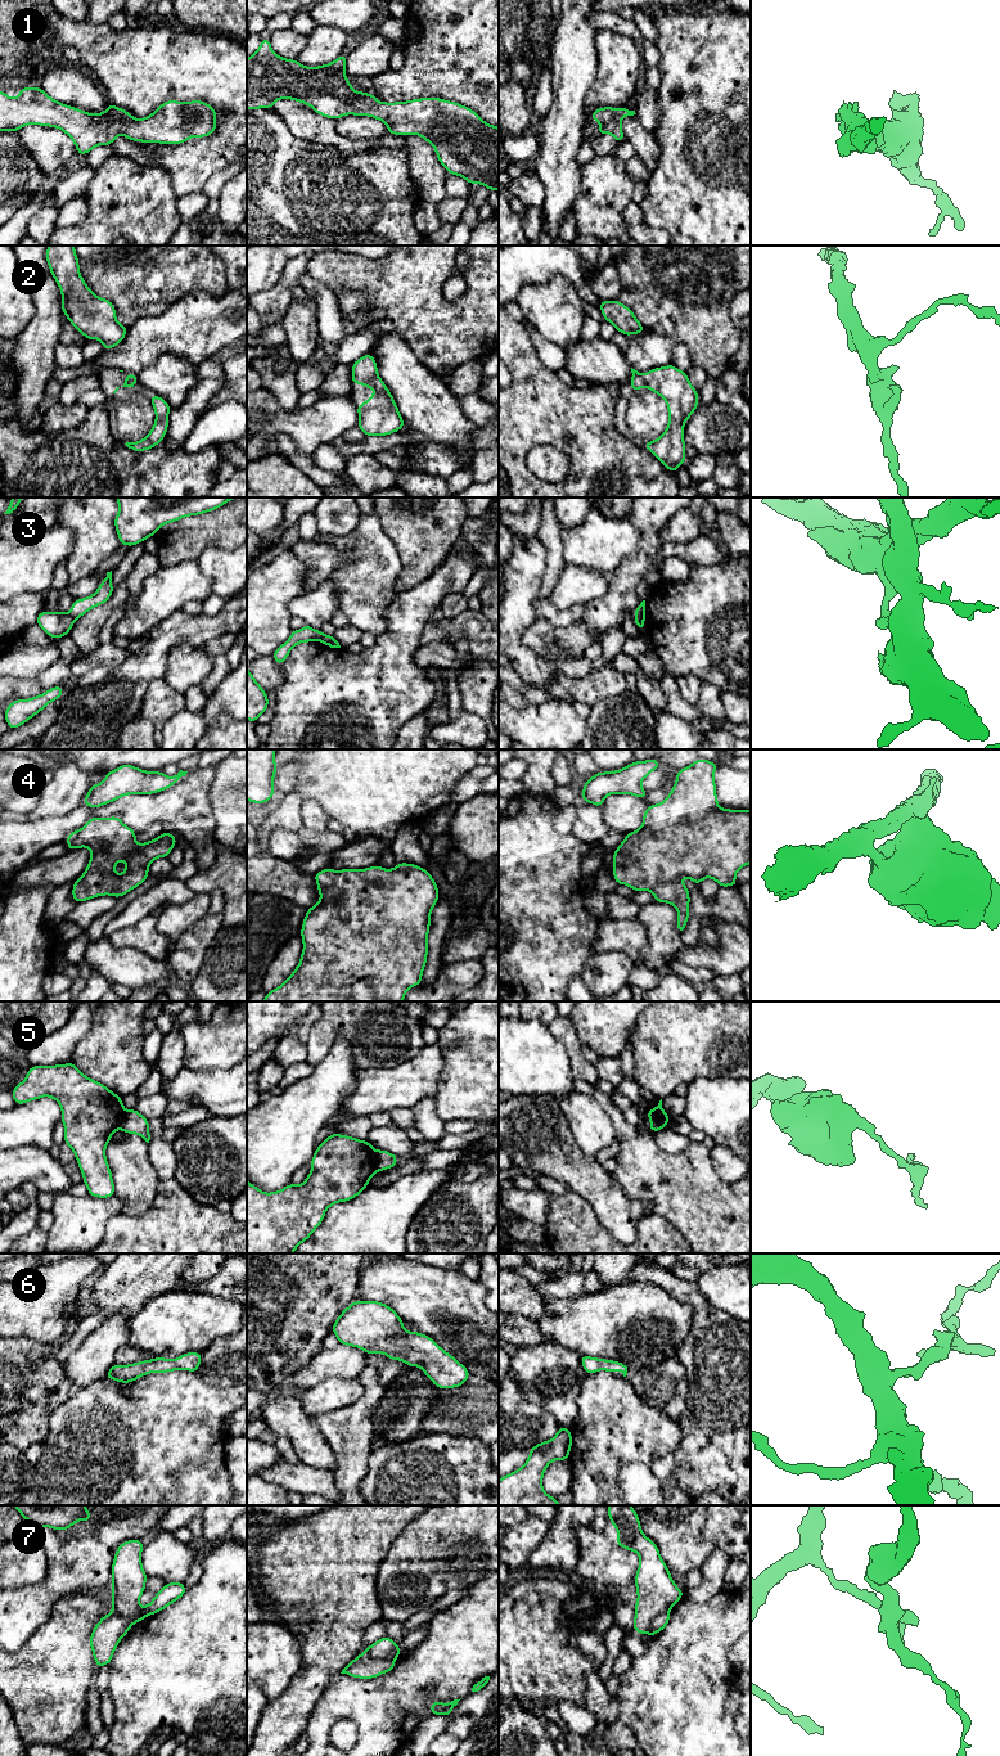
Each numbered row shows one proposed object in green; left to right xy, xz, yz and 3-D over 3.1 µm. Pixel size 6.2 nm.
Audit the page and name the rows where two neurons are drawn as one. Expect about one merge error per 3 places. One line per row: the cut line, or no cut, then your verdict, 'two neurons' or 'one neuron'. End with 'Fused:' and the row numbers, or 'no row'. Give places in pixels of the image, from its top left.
1: cut none; one neuron
2: cut none; one neuron
3: cut yz (635, 615), (643, 618); two neurons
4: cut none; one neuron
5: cut xz (377, 1151), (375, 1170); two neurons
6: cut none; one neuron
7: cut yz (669, 1610), (658, 1613), (652, 1620), (647, 1633); two neurons
Fused: 3, 5, 7

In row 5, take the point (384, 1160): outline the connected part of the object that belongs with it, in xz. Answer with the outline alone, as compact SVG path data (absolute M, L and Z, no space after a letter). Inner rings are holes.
M379 1149L375 1152L377 1171L384 1171L397 1165L398 1157L388 1151Z

